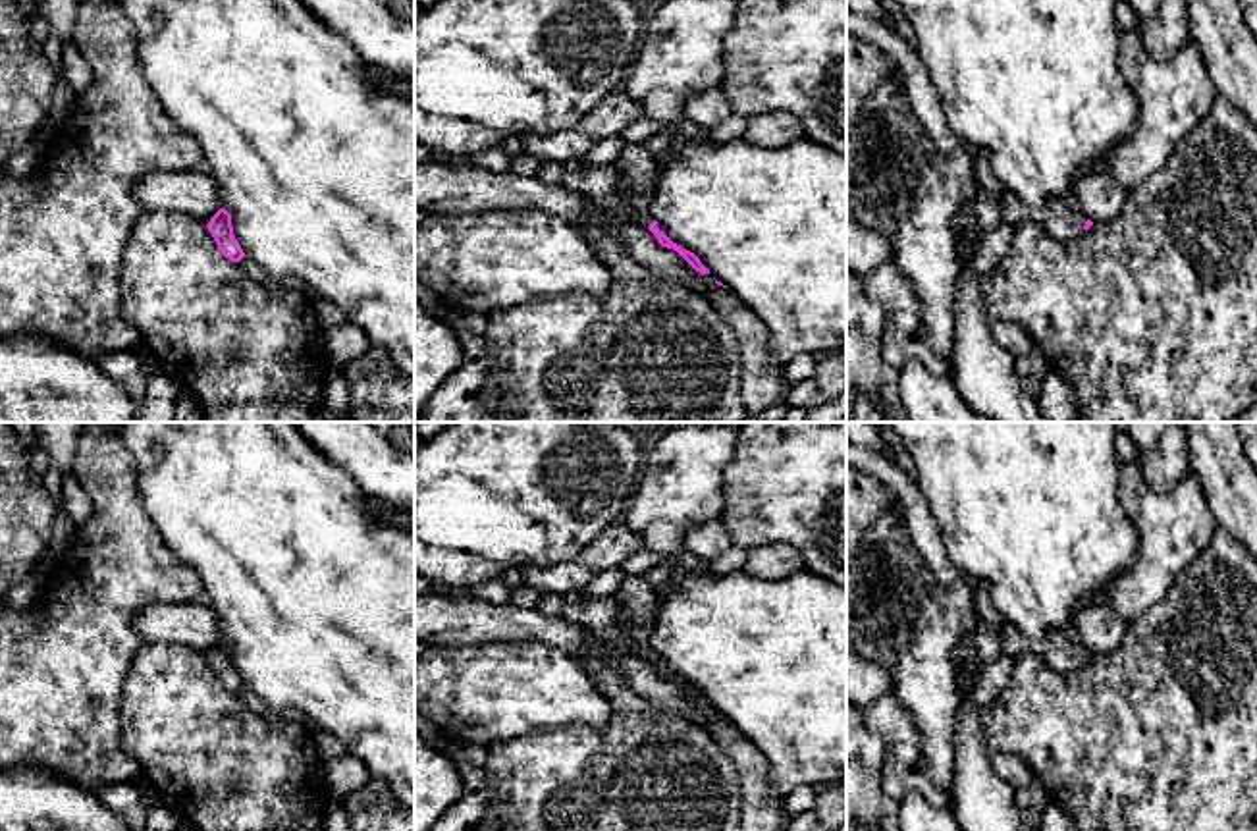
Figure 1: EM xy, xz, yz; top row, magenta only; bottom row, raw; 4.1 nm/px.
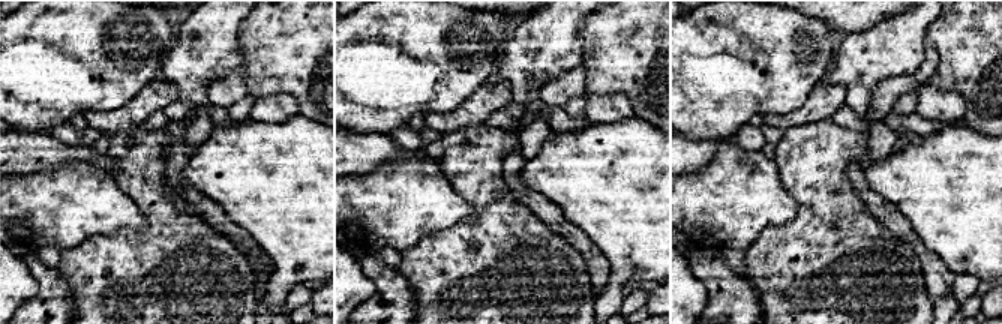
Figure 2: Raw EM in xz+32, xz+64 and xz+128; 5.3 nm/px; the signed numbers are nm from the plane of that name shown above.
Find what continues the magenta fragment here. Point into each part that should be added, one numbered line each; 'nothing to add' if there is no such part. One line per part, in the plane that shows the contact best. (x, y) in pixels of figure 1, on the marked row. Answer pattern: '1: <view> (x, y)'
1: yz (1063, 218)

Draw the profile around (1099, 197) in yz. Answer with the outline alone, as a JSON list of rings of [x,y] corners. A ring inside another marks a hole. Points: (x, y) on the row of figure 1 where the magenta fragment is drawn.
[[[1105,170],[1083,174],[1076,183],[1074,195],[1082,212],[1091,222],[1116,218],[1128,199],[1128,191]]]

